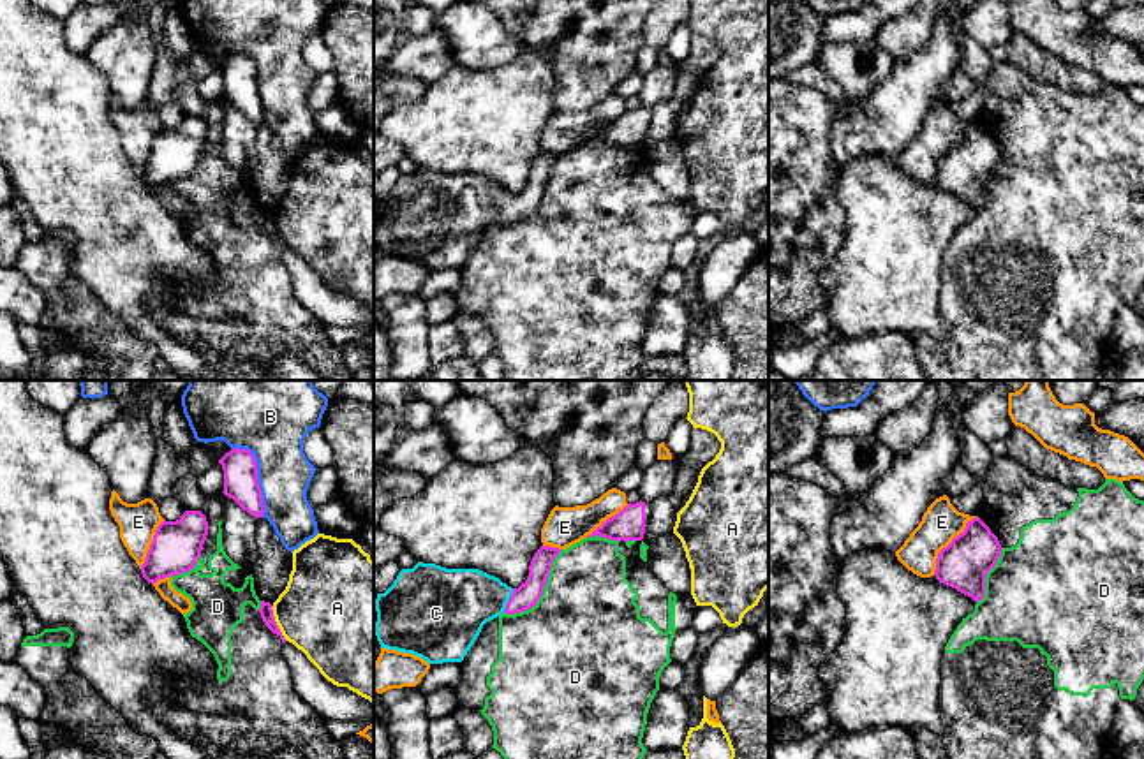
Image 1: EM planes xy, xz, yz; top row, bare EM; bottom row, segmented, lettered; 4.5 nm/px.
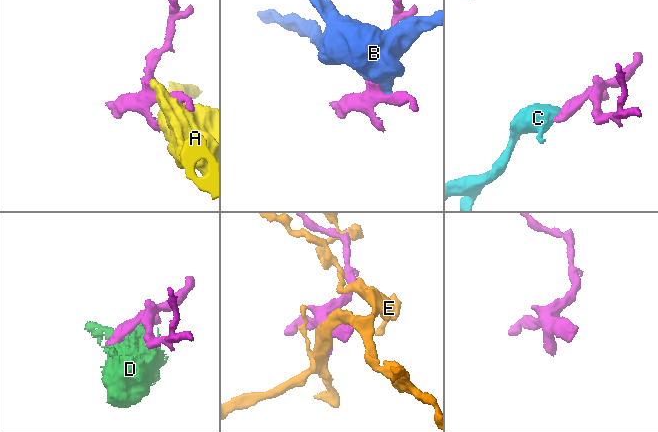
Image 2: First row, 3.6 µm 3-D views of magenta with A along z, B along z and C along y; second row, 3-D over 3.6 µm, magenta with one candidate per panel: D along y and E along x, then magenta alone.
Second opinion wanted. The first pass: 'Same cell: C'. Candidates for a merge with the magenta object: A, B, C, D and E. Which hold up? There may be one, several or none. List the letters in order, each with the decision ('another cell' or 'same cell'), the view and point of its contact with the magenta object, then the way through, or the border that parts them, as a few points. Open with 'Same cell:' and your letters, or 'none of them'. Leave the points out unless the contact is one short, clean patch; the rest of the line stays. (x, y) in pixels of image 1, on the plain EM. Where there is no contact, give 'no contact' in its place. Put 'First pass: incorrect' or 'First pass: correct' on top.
First pass: correct
Same cell: C
A: another cell; meets magenta in xy at (275, 229)
B: another cell; meets magenta in xy at (256, 81)
C: same cell; meets magenta in xz at (508, 206); runs through xz (527, 199), (508, 206), (466, 206), (453, 210)
D: another cell; meets magenta in xz at (542, 198)
E: another cell; meets magenta in yz at (950, 148)

